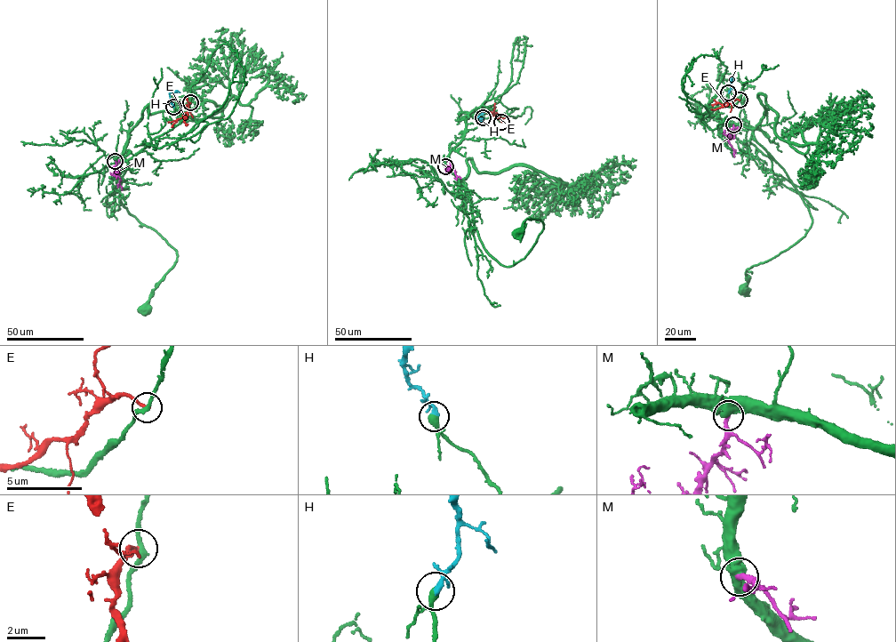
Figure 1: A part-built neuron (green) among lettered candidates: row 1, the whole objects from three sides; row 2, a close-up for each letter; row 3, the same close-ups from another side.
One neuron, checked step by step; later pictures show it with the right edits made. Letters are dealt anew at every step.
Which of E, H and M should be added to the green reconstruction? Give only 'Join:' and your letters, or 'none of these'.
Join: H, M

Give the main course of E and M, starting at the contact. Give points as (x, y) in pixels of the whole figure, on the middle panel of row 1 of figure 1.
E: (501, 122), (494, 112), (477, 111)
M: (445, 167), (452, 167), (460, 178)

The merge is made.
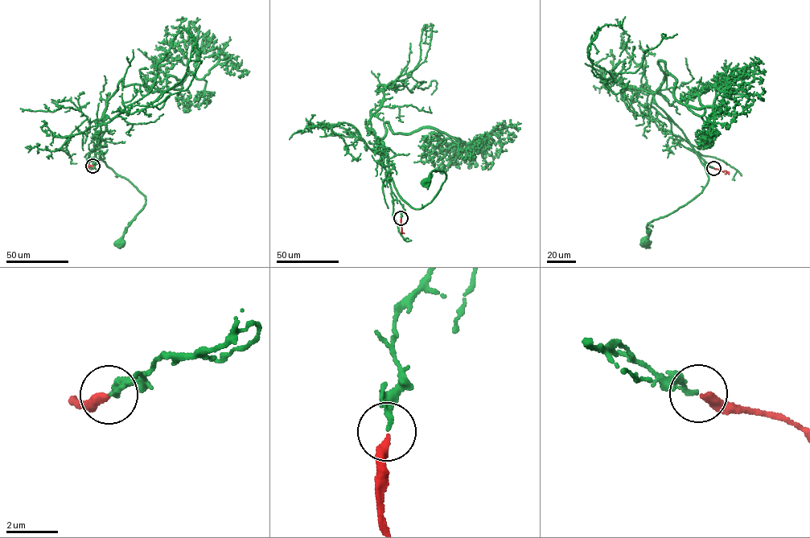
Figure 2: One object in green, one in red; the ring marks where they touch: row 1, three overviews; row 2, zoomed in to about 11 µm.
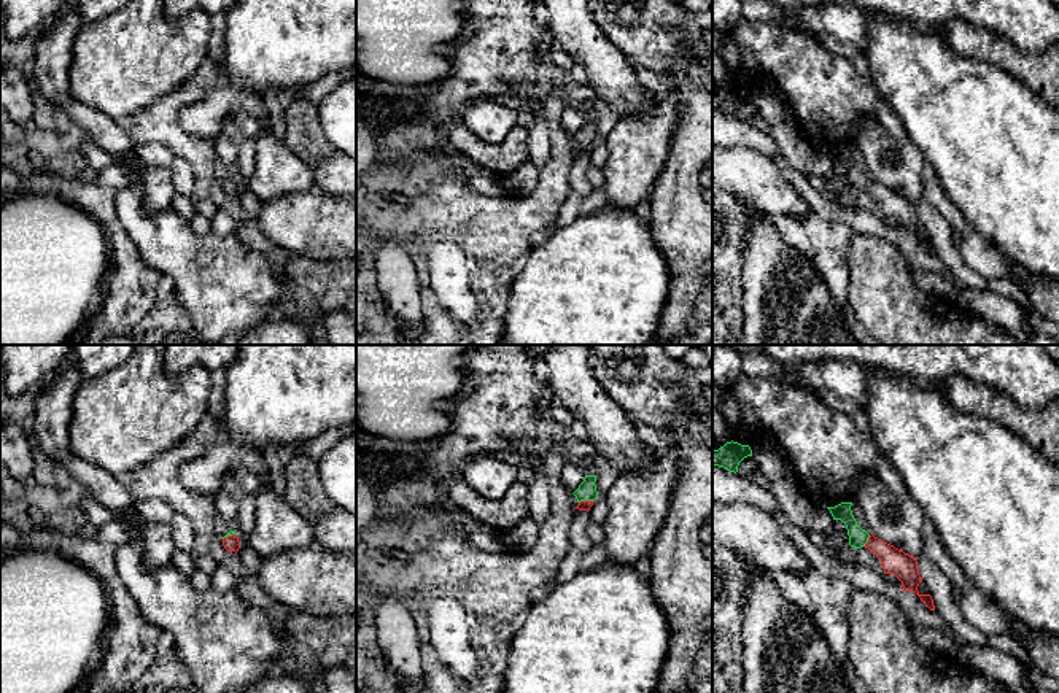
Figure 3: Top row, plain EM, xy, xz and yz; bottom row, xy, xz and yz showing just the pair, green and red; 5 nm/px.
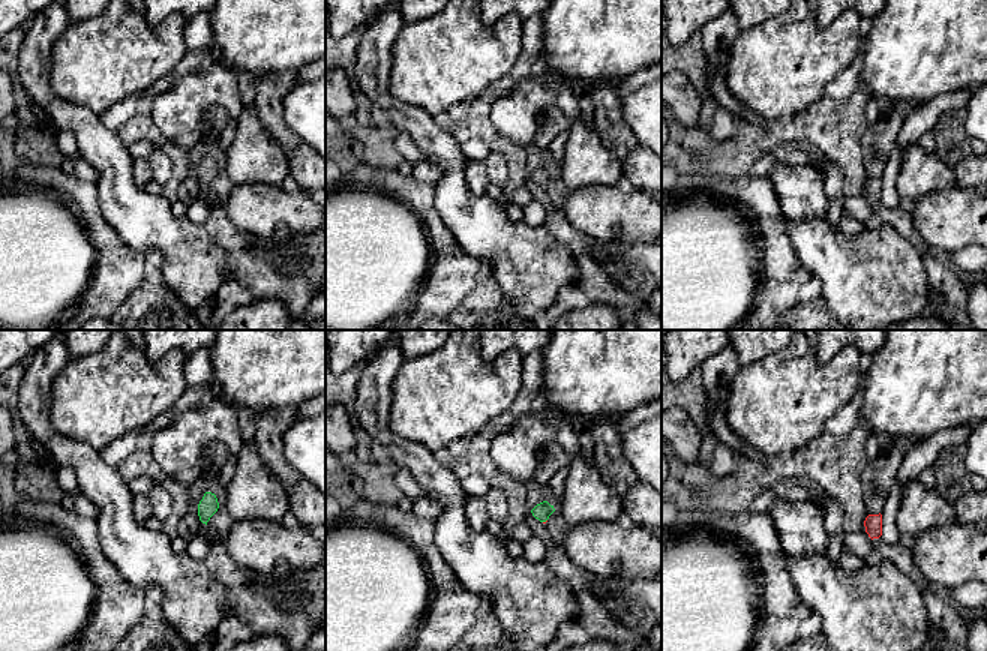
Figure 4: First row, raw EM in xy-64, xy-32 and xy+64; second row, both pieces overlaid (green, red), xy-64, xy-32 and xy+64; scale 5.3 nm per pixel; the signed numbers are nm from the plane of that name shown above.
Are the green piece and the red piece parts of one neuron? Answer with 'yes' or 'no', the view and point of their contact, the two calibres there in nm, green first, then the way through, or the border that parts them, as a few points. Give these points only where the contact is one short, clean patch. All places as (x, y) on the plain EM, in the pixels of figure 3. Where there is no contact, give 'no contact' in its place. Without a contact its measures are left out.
yes; meets green in yz at (867, 185); 100 nm thick on the green side, 130 nm on the other; runs through yz (857, 181), (867, 185), (896, 205)

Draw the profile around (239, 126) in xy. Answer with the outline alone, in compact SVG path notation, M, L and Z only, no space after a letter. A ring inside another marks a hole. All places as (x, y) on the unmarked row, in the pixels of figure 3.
M246 111L231 113L216 137L213 148L216 157L227 170L234 170L239 162L240 145L261 132L259 121Z

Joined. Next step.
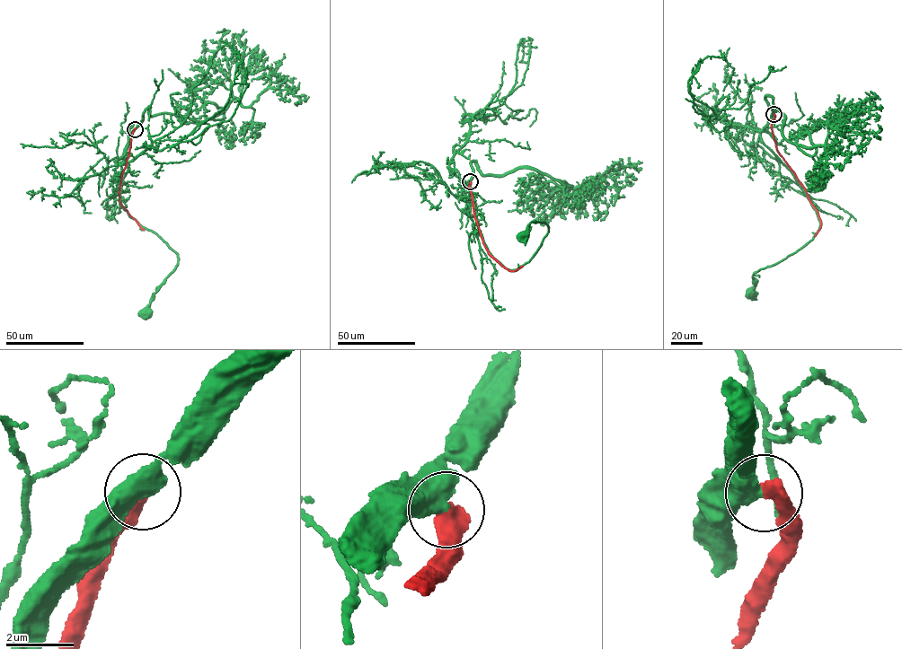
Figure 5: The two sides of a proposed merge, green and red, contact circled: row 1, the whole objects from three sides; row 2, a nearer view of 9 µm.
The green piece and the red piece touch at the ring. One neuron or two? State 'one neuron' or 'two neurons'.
two neurons

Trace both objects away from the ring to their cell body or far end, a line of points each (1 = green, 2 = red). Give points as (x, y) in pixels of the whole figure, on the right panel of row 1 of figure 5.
1: (773, 114), (760, 136), (791, 171), (816, 211), (820, 225), (812, 239), (796, 252), (754, 273), (751, 293)
2: (773, 114), (772, 130), (777, 152), (805, 189), (820, 221), (815, 236)

